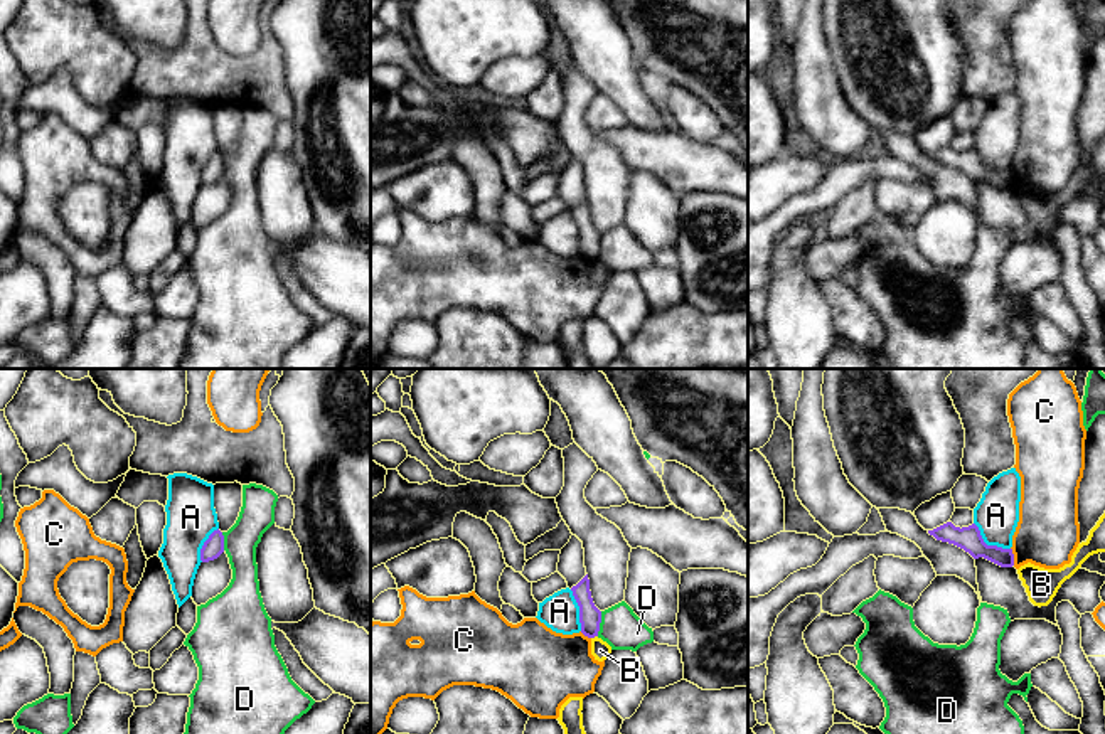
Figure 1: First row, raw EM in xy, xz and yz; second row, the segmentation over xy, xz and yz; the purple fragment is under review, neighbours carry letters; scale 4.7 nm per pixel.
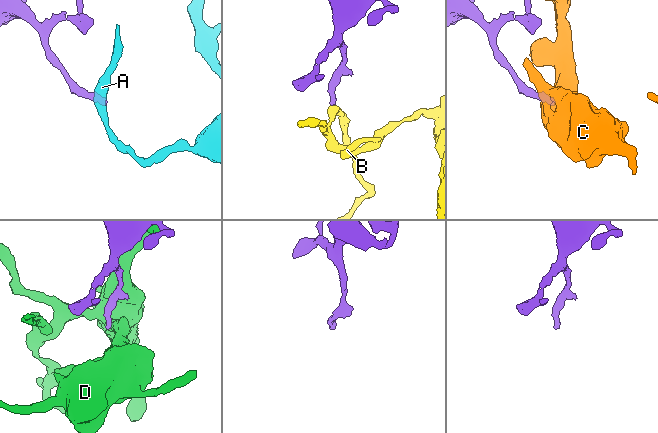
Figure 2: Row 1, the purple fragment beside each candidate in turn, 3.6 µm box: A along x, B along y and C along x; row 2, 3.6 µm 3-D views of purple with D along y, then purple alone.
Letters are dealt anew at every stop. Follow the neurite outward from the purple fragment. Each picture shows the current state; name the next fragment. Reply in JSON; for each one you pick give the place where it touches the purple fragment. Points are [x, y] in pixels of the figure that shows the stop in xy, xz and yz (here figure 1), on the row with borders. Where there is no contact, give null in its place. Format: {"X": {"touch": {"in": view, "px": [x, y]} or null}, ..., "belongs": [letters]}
{"belongs": []}

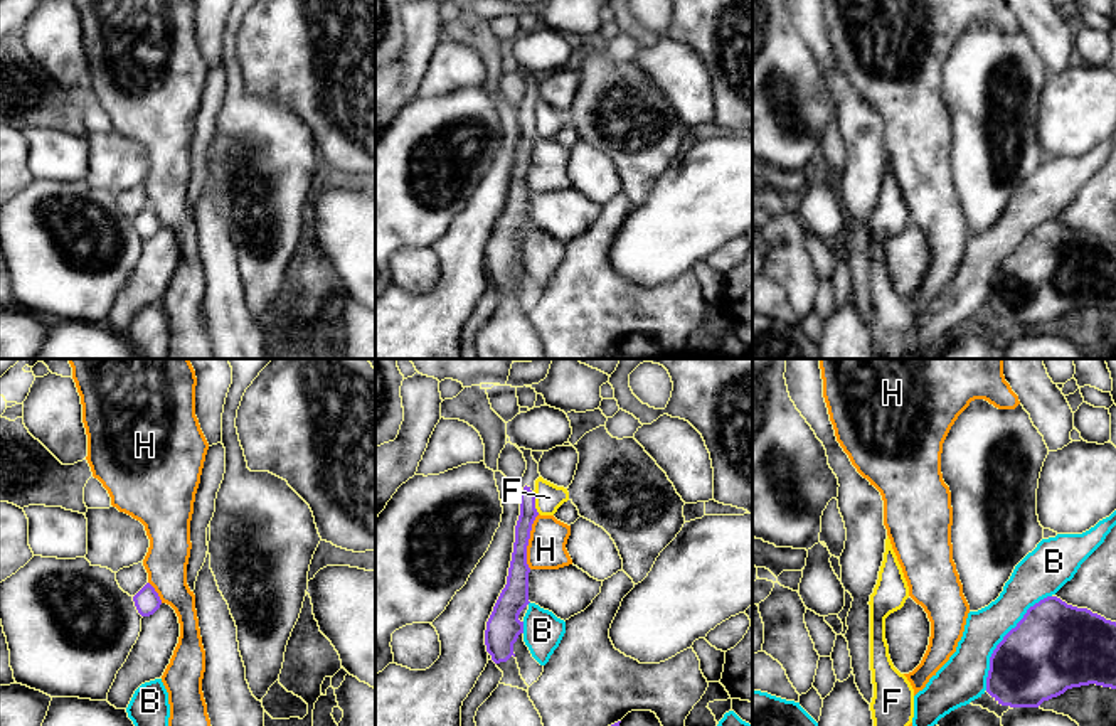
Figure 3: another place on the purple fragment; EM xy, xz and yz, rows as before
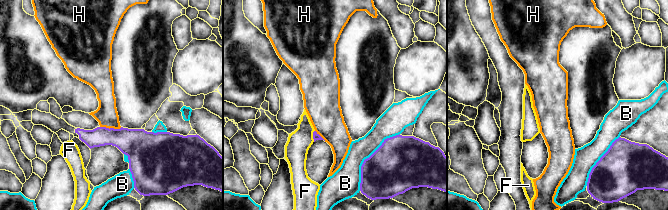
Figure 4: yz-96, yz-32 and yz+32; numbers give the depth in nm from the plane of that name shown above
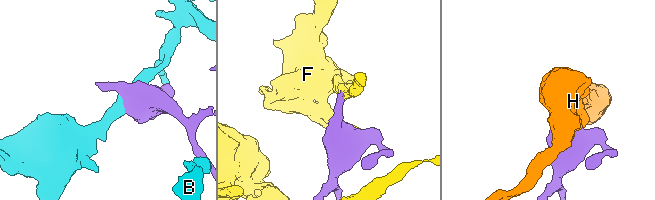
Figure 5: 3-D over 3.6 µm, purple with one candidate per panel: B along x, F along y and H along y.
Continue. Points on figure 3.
{"belongs": []}

